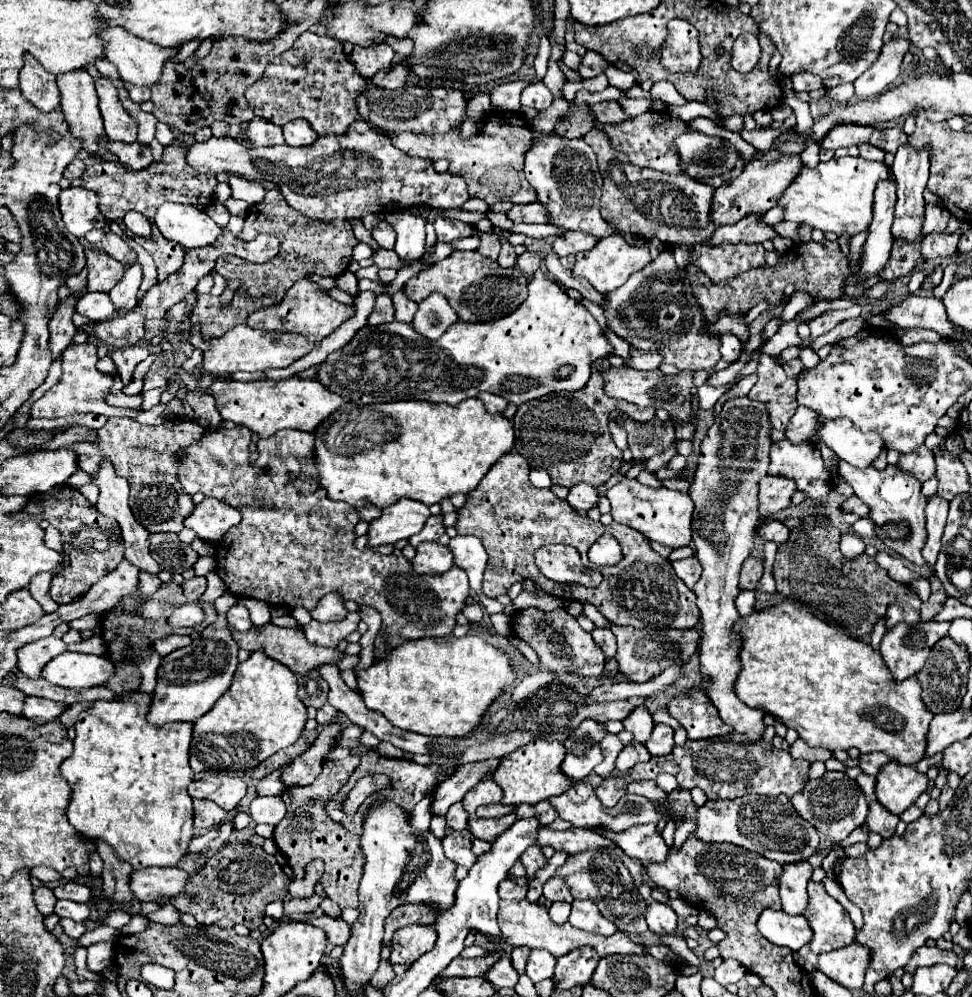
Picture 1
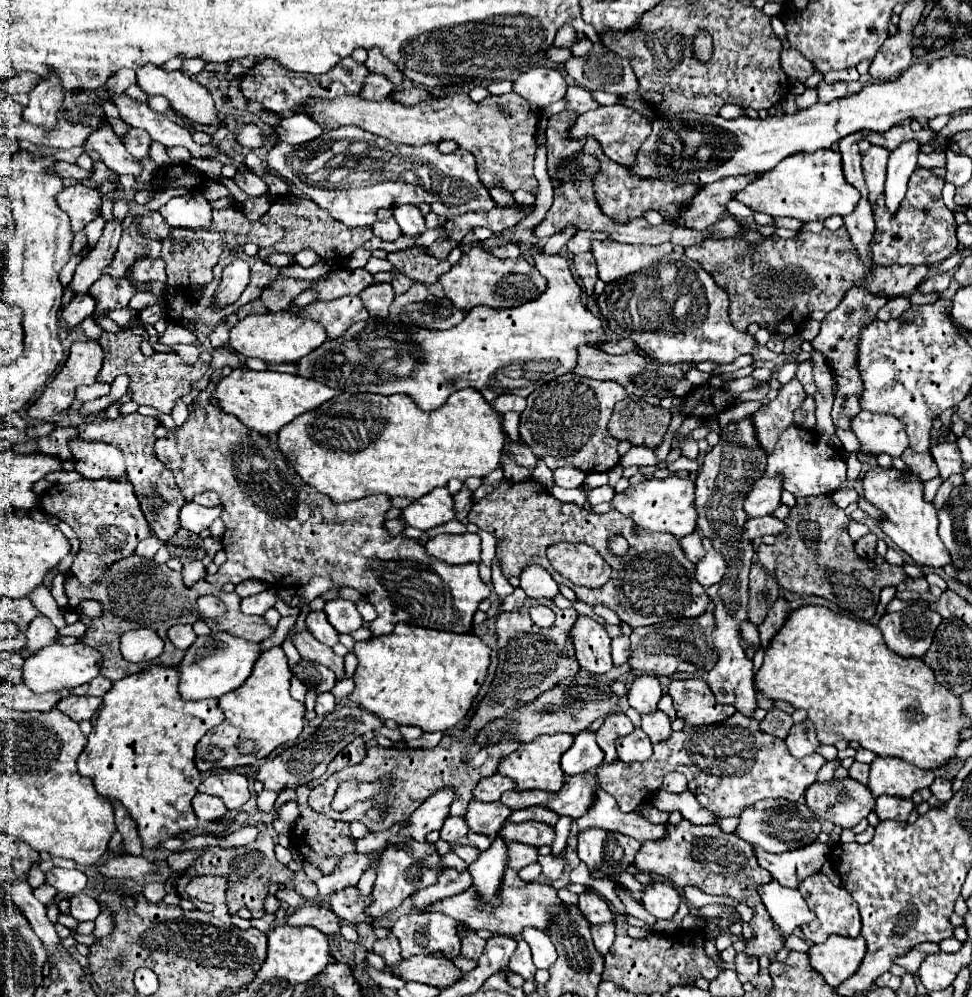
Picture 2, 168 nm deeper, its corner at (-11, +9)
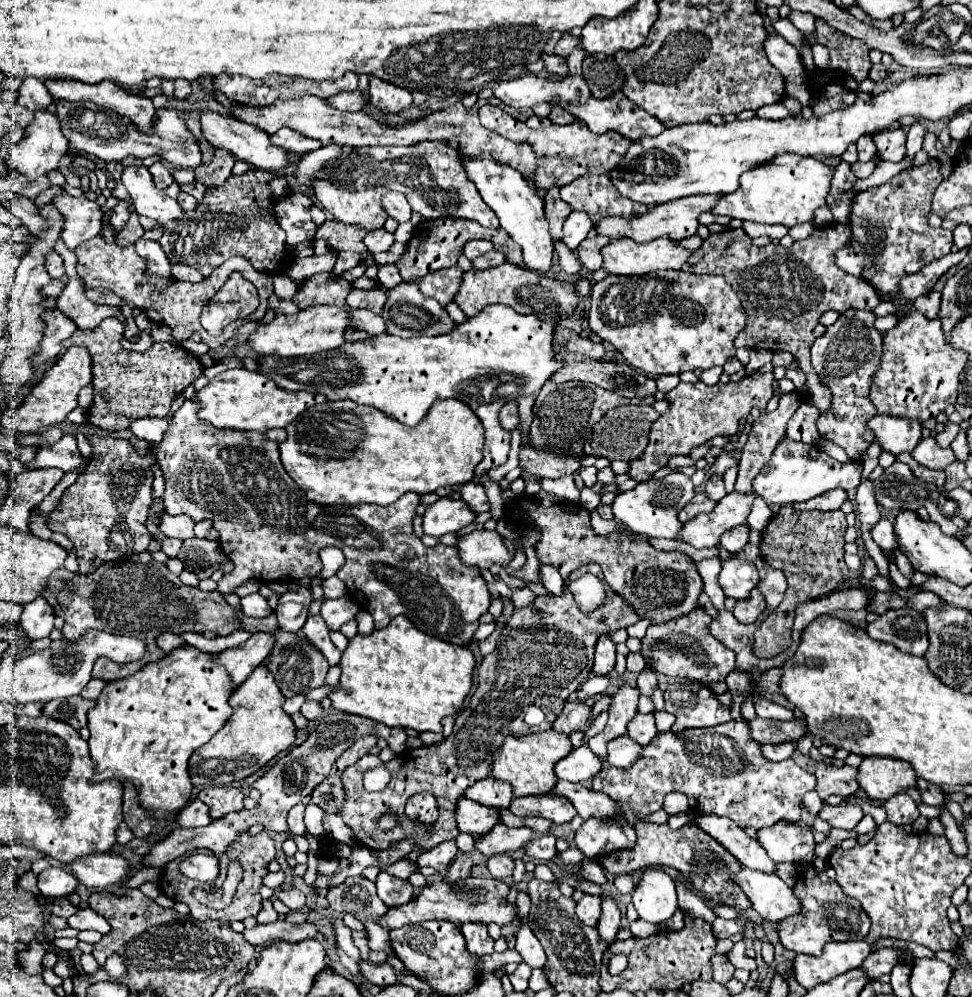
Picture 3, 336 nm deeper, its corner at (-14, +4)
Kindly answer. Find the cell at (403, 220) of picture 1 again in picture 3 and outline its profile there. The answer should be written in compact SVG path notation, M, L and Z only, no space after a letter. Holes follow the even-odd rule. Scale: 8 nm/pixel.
M387 191L387 193L383 195L381 203L383 203L385 213L387 213L389 217L393 217L395 221L405 223L405 221L411 219L411 205L407 203L405 195L399 195L399 193L395 193L395 191Z

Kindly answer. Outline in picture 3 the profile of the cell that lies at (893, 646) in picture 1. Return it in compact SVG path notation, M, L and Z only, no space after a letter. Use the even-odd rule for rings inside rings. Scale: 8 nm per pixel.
M911 607L889 609L877 621L869 623L865 629L873 639L883 643L893 643L897 649L909 655L923 657L927 641L927 625L919 611Z

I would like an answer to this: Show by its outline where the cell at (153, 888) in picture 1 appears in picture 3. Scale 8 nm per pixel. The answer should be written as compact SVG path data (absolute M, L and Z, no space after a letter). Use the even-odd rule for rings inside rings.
M113 853L85 855L83 859L75 859L75 863L69 863L67 869L85 887L103 889L103 891L107 891L113 885L121 885L129 873L127 861Z

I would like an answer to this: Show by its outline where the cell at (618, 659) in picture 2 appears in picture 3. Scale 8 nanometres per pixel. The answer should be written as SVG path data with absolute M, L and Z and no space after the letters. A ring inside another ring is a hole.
M629 653L627 655L627 671L641 673L645 669L645 659L641 653Z

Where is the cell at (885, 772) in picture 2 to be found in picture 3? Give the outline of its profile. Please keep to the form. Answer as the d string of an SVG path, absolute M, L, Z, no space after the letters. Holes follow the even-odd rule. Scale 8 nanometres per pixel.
M863 757L859 765L857 783L871 799L889 799L901 789L915 787L915 771L909 763L901 759L883 757Z

